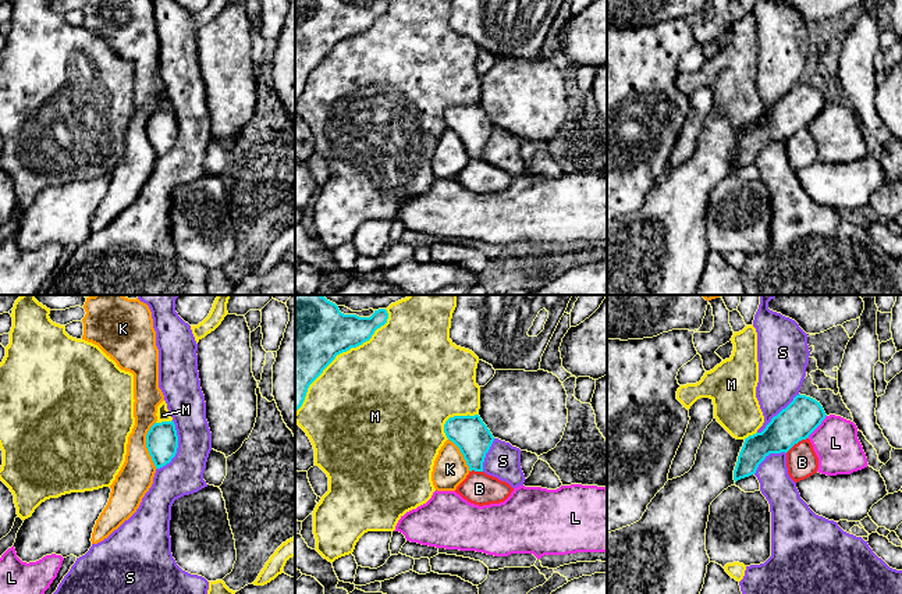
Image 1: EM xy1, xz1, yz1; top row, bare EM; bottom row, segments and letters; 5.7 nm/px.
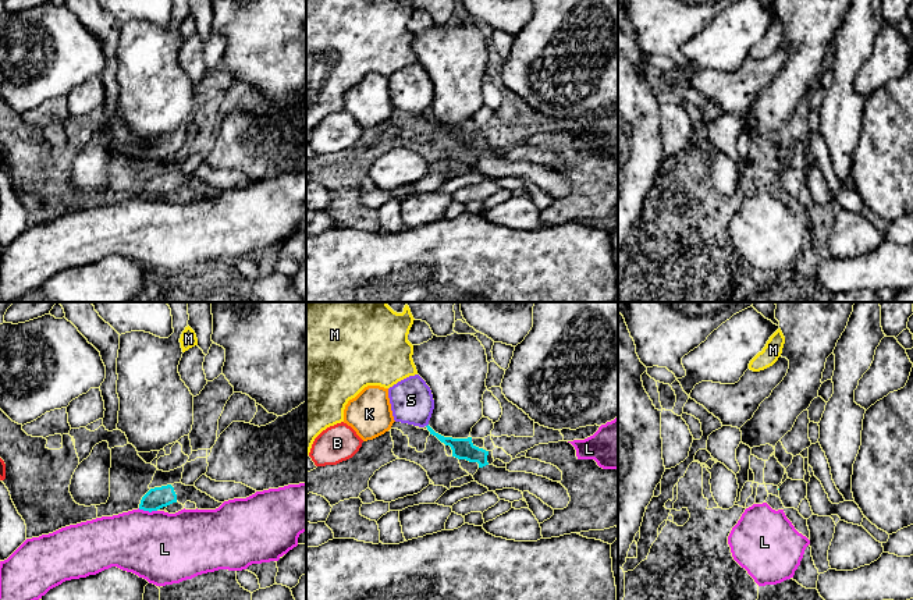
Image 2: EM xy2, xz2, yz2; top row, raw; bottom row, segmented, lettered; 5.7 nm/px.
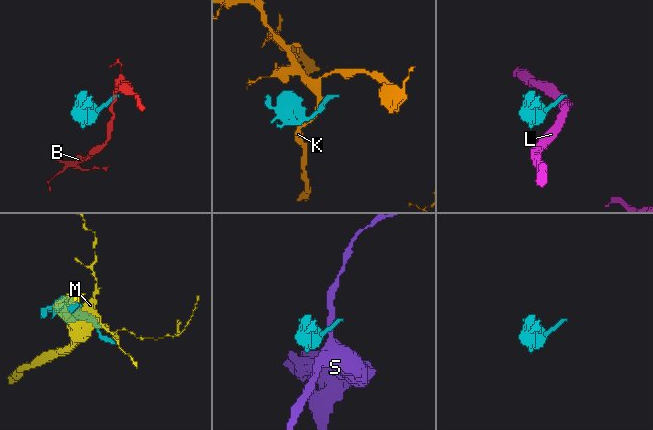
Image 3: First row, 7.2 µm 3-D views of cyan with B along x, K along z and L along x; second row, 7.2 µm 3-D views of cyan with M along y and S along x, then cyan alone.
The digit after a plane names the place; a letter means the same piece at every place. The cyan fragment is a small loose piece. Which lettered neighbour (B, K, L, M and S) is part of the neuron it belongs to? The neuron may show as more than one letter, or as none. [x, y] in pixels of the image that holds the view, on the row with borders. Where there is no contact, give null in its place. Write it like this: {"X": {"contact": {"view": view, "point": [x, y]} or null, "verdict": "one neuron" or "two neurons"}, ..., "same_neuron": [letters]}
{"B": {"contact": {"view": "yz1", "point": [796, 443]}, "verdict": "two neurons"}, "K": {"contact": {"view": "xy1", "point": [146, 445]}, "verdict": "two neurons"}, "L": {"contact": {"view": "yz1", "point": [819, 424]}, "verdict": "two neurons"}, "M": {"contact": {"view": "xz1", "point": [338, 354]}, "verdict": "two neurons"}, "S": {"contact": {"view": "xy1", "point": [177, 447]}, "verdict": "two neurons"}, "same_neuron": []}

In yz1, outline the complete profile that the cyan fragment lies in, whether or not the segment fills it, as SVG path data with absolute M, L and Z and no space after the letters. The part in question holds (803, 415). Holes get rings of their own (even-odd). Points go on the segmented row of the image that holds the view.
M796 395L761 433L745 438L734 470L735 483L754 474L770 453L786 453L795 444L809 438L825 416L820 402L806 395Z

